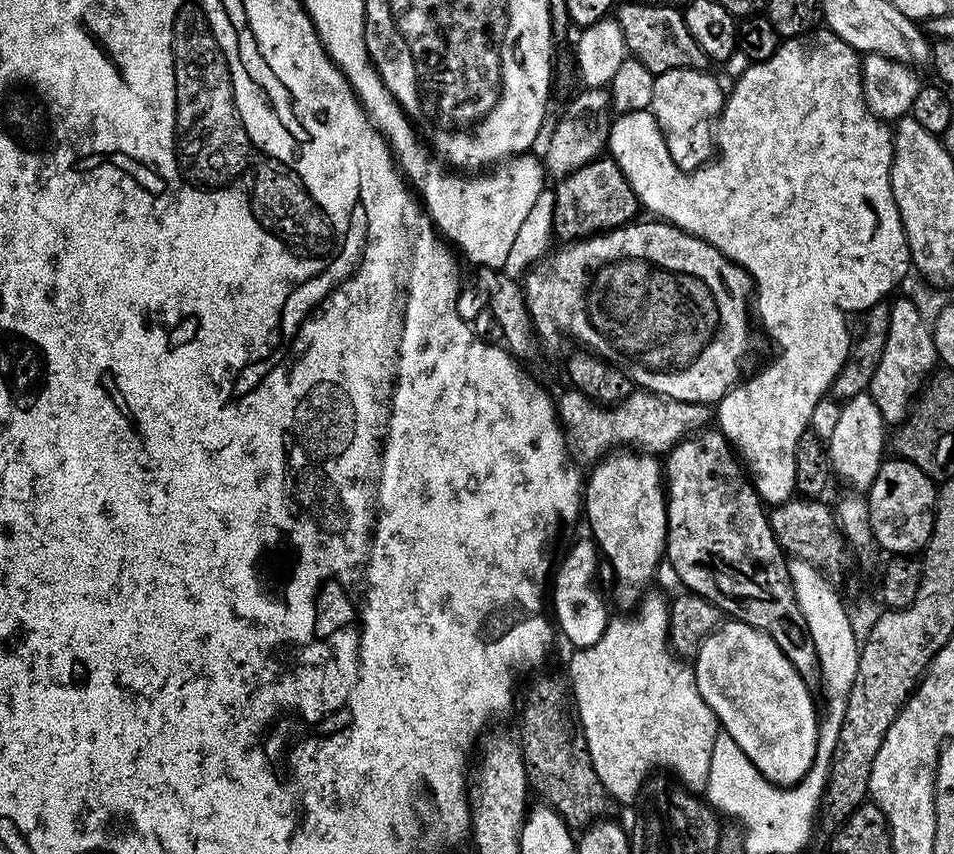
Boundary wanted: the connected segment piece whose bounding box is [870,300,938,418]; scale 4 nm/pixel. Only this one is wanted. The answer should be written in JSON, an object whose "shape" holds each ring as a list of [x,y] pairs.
{"shape":[[[896,300],[892,304],[892,309],[886,312],[888,317],[888,333],[886,334],[886,344],[882,350],[882,356],[878,362],[878,370],[874,374],[870,385],[870,395],[872,401],[878,406],[878,410],[886,418],[891,417],[892,404],[904,408],[908,400],[904,395],[907,394],[907,384],[916,384],[935,364],[938,364],[936,354],[936,344],[932,341],[932,328],[924,321],[924,316],[920,313],[920,308],[912,300]]]}

